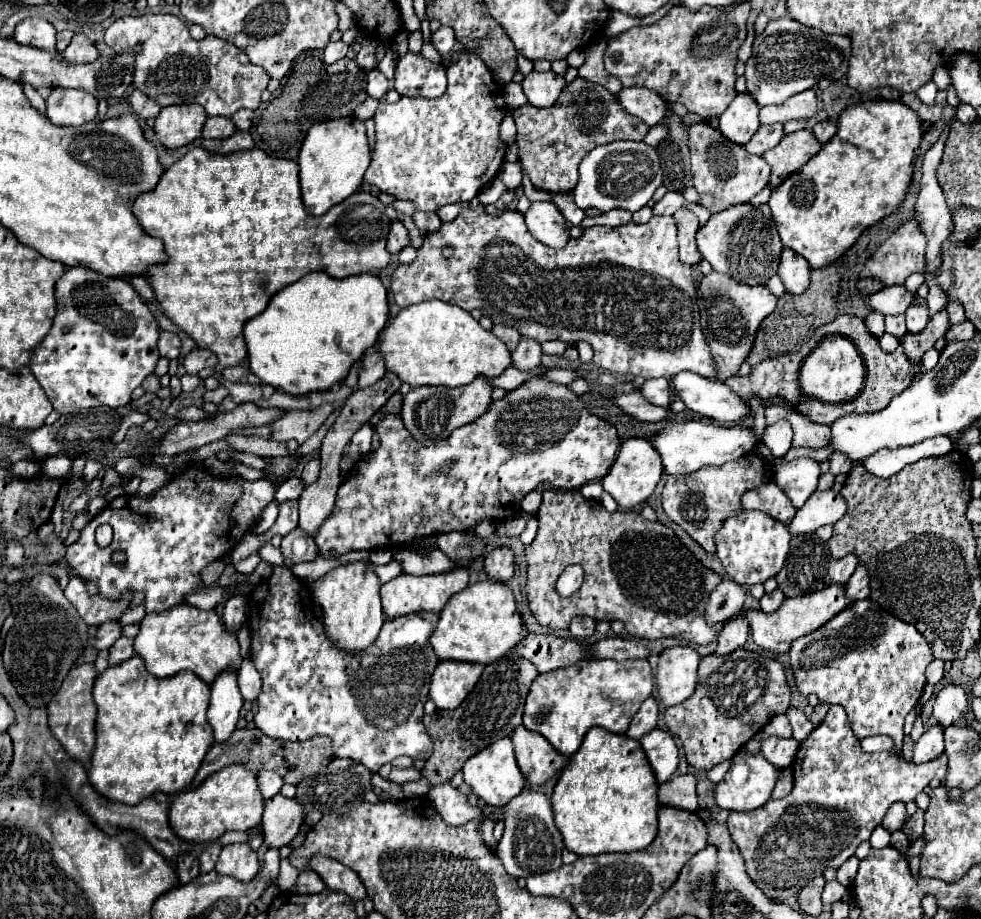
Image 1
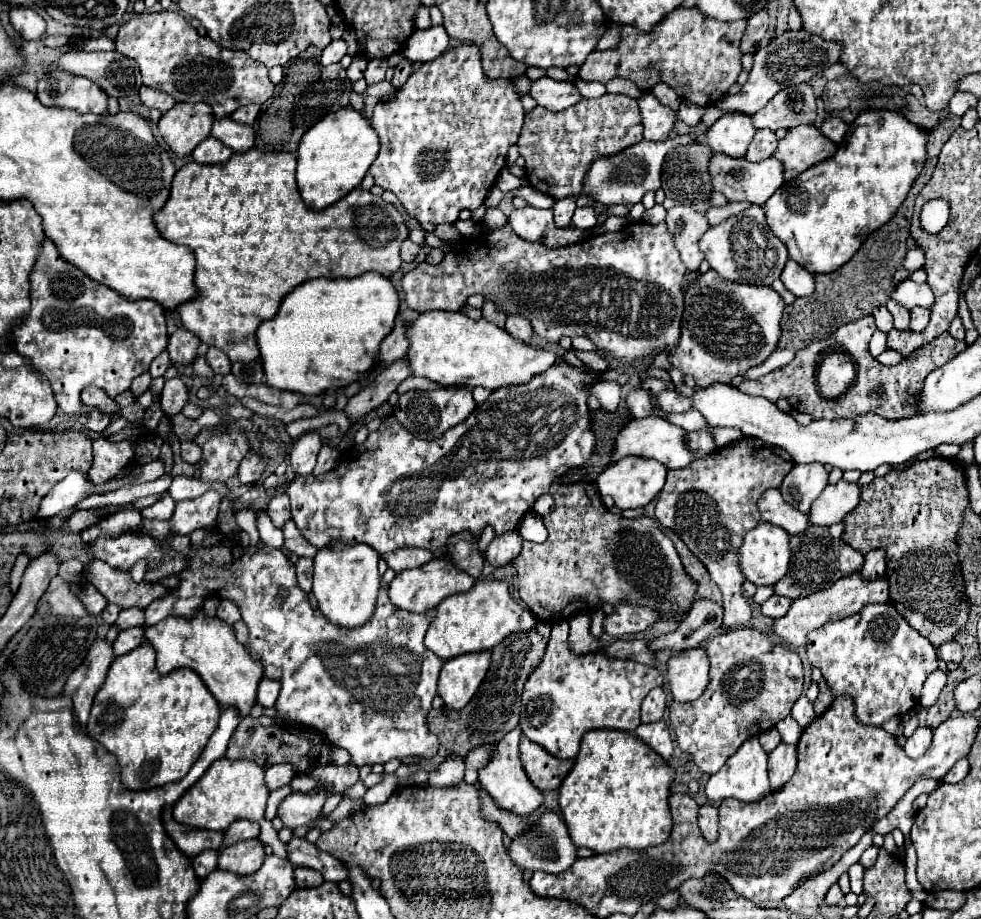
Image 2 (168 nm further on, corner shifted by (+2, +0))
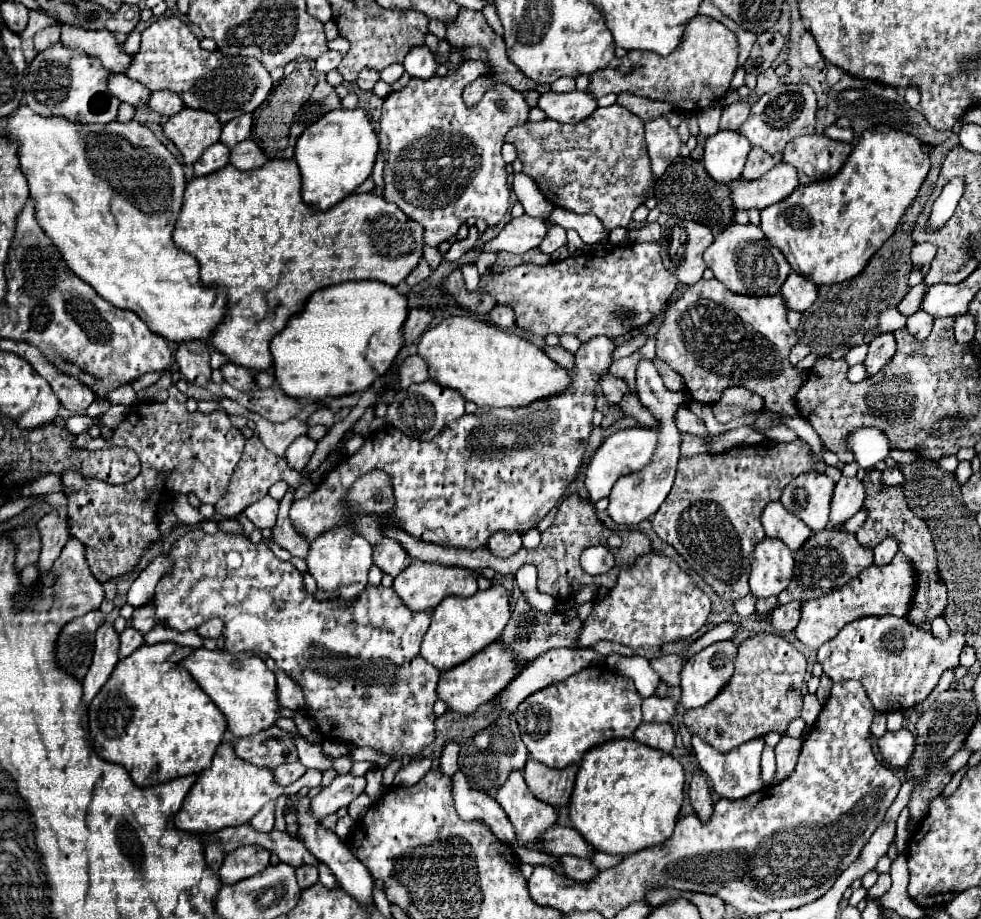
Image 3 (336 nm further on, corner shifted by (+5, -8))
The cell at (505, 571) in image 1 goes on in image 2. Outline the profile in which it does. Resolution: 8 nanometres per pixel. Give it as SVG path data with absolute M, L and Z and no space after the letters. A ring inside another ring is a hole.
M510 531L510 533L502 533L502 535L496 535L488 549L486 549L486 561L496 565L496 567L502 567L502 565L508 565L514 561L514 557L518 557L520 549L522 549L522 537L518 531Z

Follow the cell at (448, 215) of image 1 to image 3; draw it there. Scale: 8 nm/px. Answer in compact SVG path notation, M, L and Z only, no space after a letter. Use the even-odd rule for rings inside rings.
M521 215L511 219L495 239L485 243L484 252L509 251L509 253L525 253L537 247L547 233L547 223L539 217Z

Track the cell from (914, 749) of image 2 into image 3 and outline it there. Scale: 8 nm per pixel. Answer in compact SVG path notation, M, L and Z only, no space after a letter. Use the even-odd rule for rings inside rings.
M903 727L897 733L885 733L877 745L889 765L905 767L907 761L911 761L911 753L915 749L915 735Z

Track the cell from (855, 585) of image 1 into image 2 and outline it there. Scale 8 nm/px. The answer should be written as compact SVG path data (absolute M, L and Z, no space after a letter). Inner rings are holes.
M874 549L866 553L866 561L862 565L862 575L866 579L876 579L882 577L886 571L886 551L884 549Z

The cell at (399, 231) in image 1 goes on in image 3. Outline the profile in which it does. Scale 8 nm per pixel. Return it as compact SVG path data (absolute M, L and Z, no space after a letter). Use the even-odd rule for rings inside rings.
M421 257L421 259L419 259L419 265L409 273L409 277L407 277L405 281L407 281L407 285L417 285L417 283L423 281L425 277L429 277L429 273L431 273L431 267L429 267L429 263L425 261L425 257Z

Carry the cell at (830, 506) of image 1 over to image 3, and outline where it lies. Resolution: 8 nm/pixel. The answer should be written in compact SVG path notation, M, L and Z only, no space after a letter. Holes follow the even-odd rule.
M841 477L833 491L827 529L835 529L843 525L847 519L851 519L863 507L863 499L865 499L863 483L857 477L853 479Z

